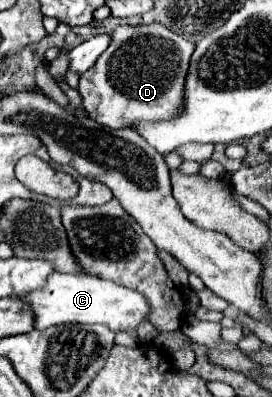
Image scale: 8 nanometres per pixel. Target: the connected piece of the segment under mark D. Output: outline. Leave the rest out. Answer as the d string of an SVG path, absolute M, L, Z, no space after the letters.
M161 24L149 26L117 26L109 48L99 56L95 66L79 78L79 94L83 108L89 118L109 128L127 128L133 126L133 120L167 120L181 108L181 88L185 84L185 72L189 68L189 58L195 44L183 36L167 30Z

